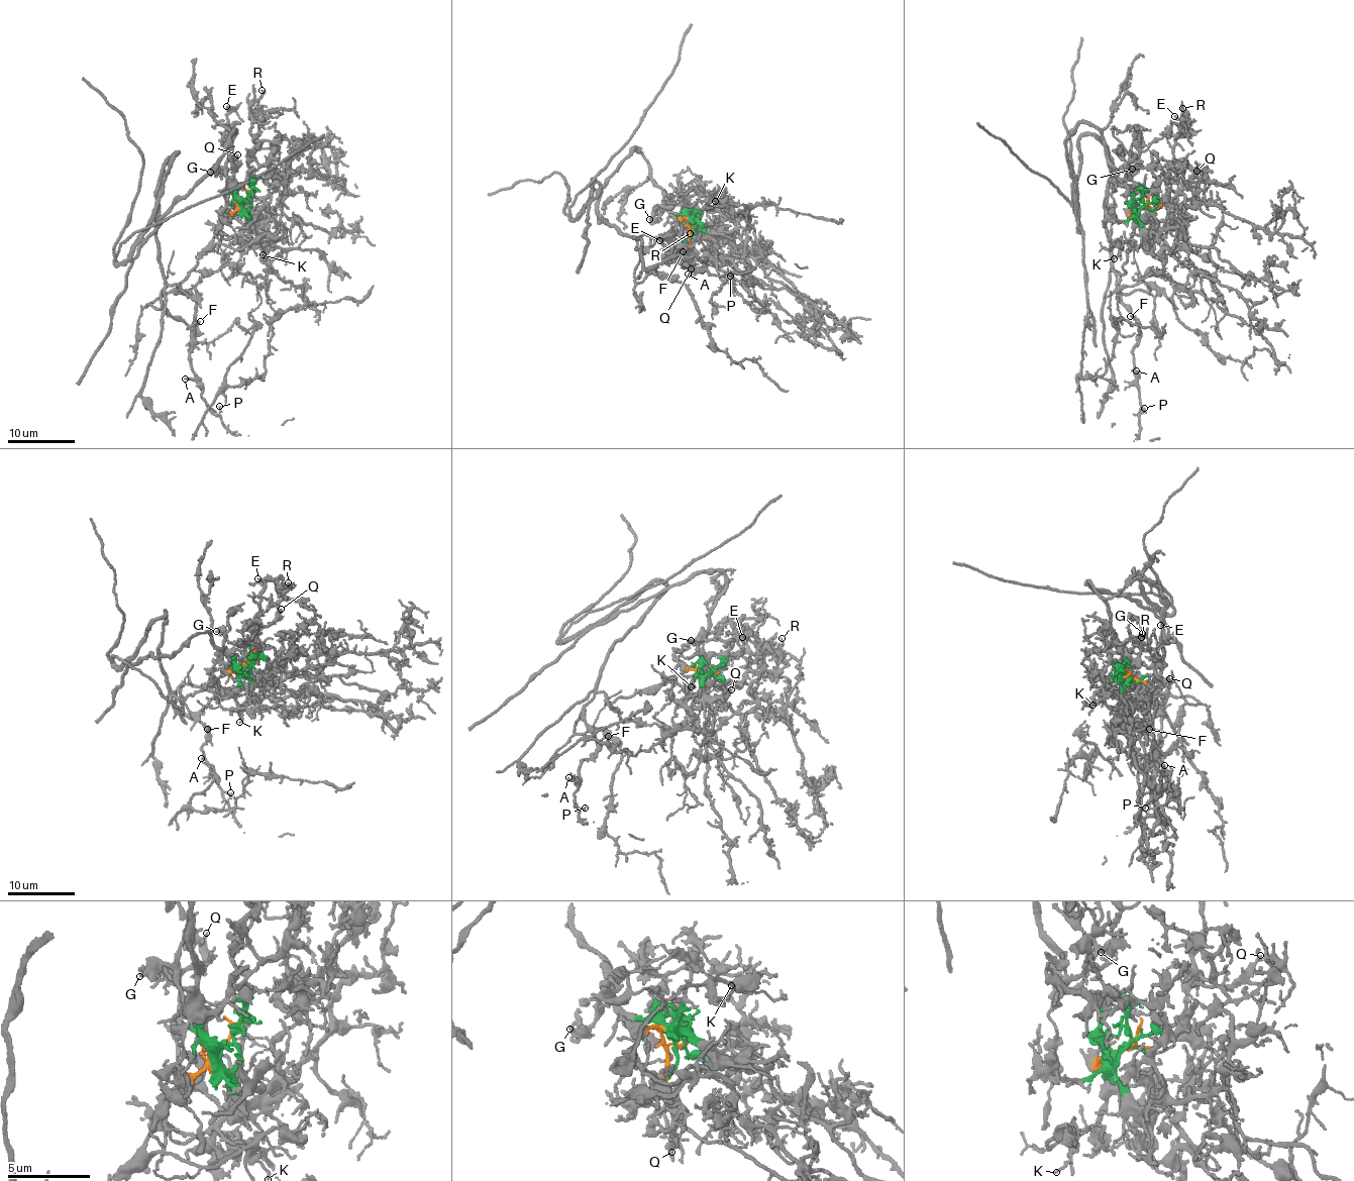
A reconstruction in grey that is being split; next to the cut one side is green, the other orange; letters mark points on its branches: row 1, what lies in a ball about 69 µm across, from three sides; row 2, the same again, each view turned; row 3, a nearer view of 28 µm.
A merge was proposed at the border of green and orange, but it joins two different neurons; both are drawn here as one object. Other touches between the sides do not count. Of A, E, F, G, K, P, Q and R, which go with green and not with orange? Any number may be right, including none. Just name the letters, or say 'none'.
E, G, Q, R

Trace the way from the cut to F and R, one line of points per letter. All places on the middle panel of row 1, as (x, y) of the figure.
F: (694, 224), (680, 219), (676, 229), (651, 244), (650, 238), (639, 236), (635, 248), (674, 260), (684, 251)
R: (694, 224), (690, 205), (682, 207), (687, 208), (683, 218), (692, 243), (690, 232)

